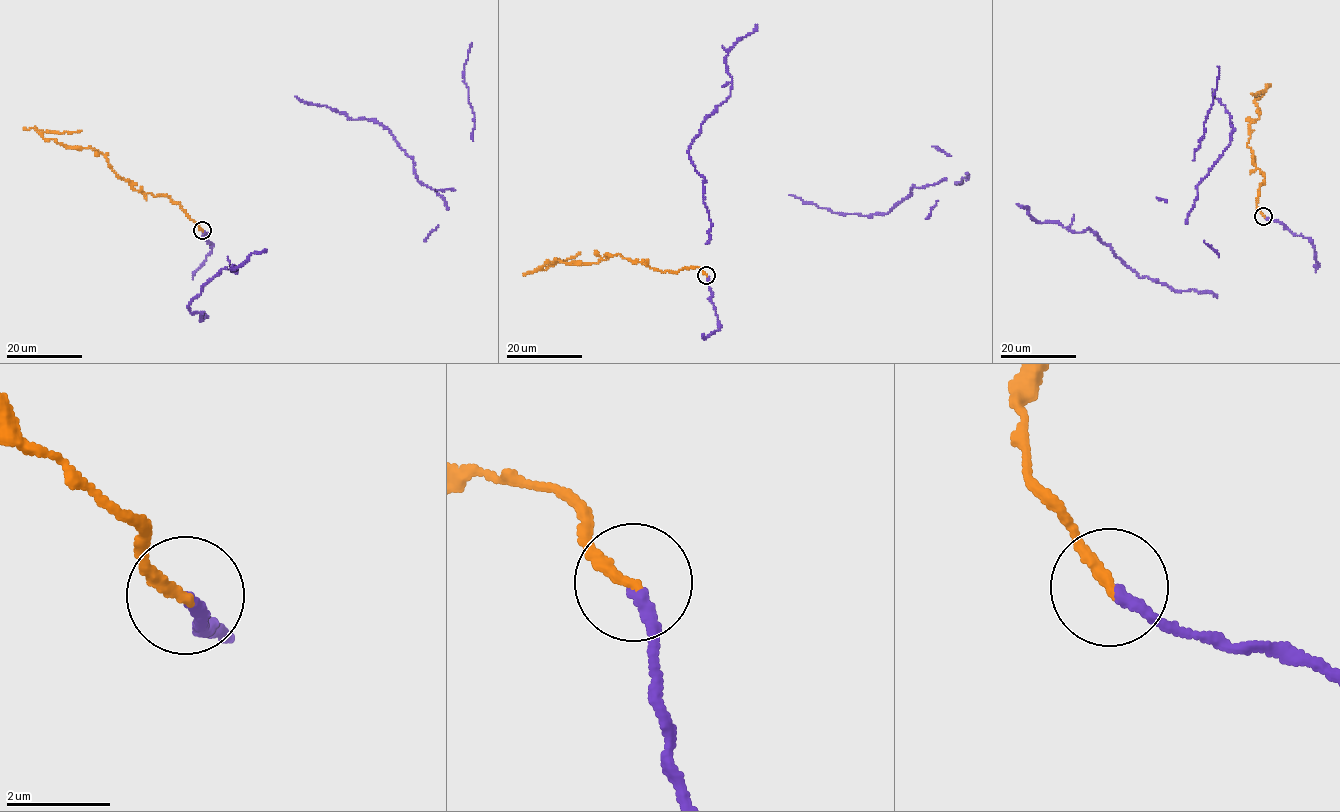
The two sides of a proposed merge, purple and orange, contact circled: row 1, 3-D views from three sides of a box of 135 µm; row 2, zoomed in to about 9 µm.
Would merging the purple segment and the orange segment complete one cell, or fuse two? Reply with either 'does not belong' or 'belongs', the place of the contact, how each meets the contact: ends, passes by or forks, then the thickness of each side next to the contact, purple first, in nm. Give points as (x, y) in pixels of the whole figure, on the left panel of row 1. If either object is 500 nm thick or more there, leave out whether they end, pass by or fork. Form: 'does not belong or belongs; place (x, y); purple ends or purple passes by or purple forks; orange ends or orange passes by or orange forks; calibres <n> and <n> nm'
belongs; place (202, 230); purple ends; orange ends; calibres 240 and 240 nm

